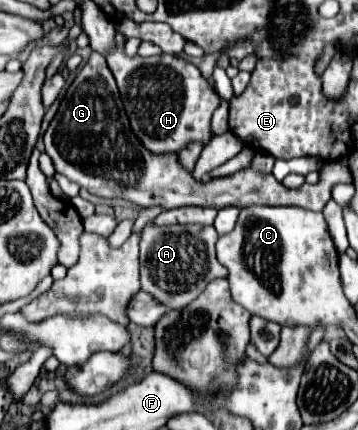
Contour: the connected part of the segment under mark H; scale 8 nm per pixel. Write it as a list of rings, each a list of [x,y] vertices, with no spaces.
[[[115,44],[115,50],[109,50],[105,58],[117,80],[131,130],[149,152],[181,152],[189,142],[201,142],[203,146],[211,142],[215,136],[211,130],[211,116],[219,106],[219,96],[197,66],[171,54],[149,58],[127,56],[119,44]]]

